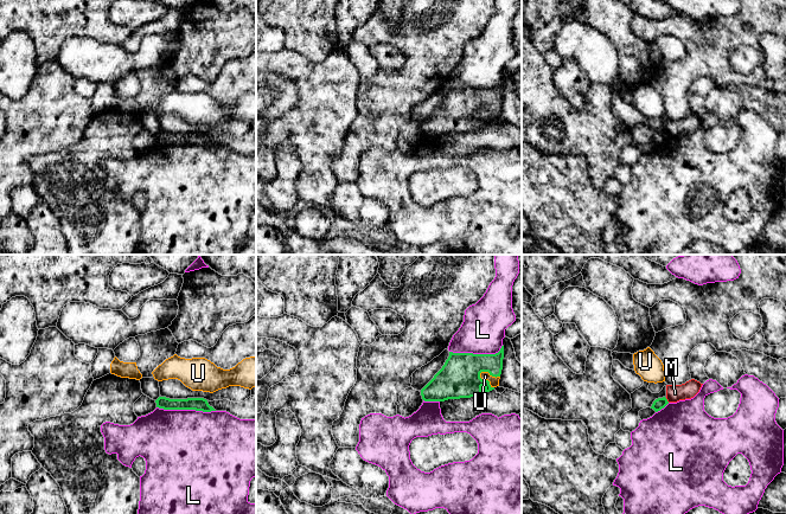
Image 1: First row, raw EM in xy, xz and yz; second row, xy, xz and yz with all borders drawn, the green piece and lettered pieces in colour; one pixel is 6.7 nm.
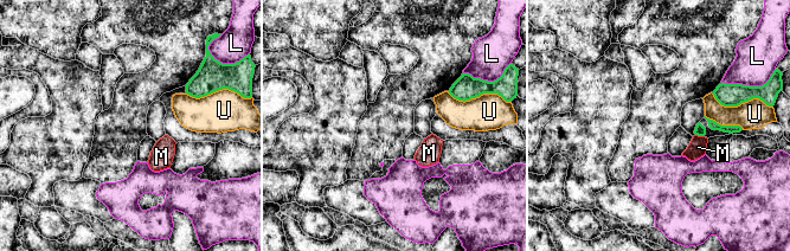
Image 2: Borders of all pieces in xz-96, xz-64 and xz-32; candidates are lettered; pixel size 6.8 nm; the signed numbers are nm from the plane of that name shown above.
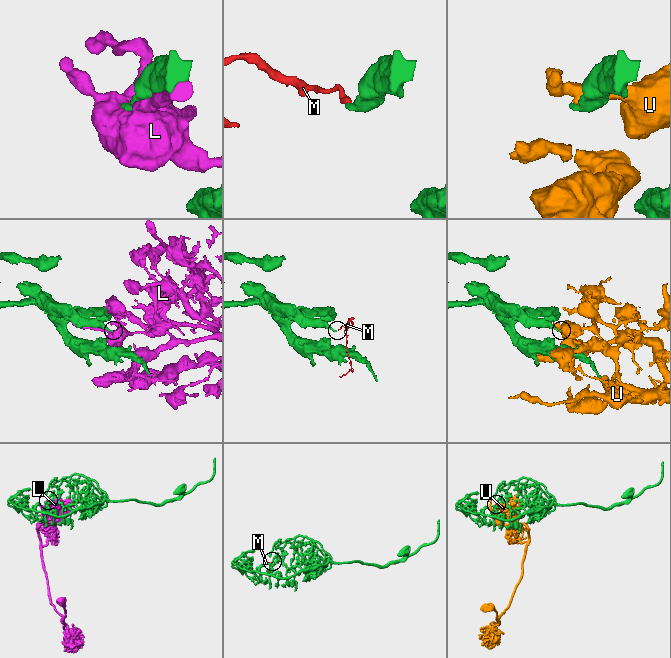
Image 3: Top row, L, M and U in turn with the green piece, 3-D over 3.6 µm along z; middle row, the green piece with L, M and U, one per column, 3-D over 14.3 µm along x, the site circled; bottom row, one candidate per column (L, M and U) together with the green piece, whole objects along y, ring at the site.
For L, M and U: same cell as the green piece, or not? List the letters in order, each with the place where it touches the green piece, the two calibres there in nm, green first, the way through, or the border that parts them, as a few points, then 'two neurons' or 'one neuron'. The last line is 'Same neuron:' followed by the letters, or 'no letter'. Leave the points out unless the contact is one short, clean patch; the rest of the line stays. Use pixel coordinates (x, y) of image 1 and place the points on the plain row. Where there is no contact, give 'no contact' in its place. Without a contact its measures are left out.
L: xy (186, 143) | 100/500 nm | two neurons
M: yz (666, 135) | 80/120 nm | along yz (665, 133), (669, 136) | two neurons
U: xz (490, 108) | 280/60 nm | two neurons
Same neuron: no letter

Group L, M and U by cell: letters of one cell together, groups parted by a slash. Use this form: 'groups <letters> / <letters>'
groups L / M / U

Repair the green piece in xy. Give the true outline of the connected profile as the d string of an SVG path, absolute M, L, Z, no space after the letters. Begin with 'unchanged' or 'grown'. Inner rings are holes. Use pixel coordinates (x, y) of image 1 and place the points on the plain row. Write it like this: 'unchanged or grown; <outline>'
unchanged; M159 131L155 137L156 142L164 144L196 144L203 147L216 146L204 133L170 134L166 131Z

